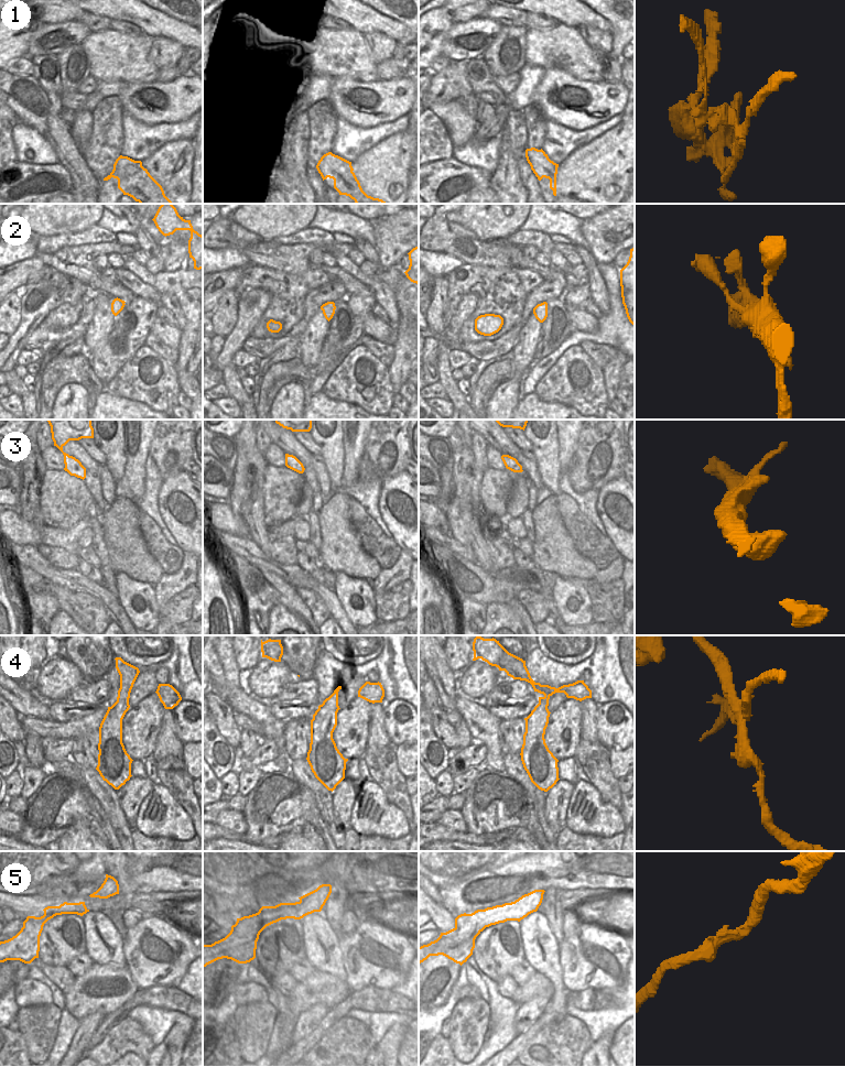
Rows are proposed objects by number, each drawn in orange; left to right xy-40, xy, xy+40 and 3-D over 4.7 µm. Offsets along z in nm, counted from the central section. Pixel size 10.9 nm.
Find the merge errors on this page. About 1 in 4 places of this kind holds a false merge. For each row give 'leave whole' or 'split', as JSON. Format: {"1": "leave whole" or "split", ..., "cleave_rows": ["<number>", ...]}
{"1": "split", "2": "leave whole", "3": "leave whole", "4": "split", "5": "leave whole", "cleave_rows": ["1", "4"]}

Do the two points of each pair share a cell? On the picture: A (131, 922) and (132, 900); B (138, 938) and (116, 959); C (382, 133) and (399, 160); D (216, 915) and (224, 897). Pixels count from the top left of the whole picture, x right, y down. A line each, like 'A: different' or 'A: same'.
A: different
B: different
C: different
D: different

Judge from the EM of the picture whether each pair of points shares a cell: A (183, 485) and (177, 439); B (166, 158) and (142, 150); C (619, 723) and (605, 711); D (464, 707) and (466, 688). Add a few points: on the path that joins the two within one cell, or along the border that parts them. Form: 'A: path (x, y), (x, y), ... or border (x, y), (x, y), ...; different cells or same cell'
A: border (182, 469), (164, 479); different cells
B: border (175, 141), (162, 144), (141, 161); different cells
C: path (615, 725), (607, 719), (607, 716); same cell
D: border (456, 696), (468, 699); different cells

